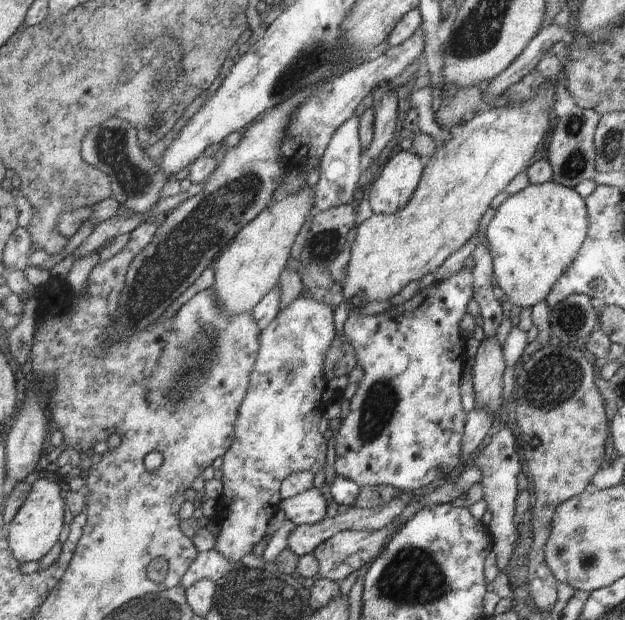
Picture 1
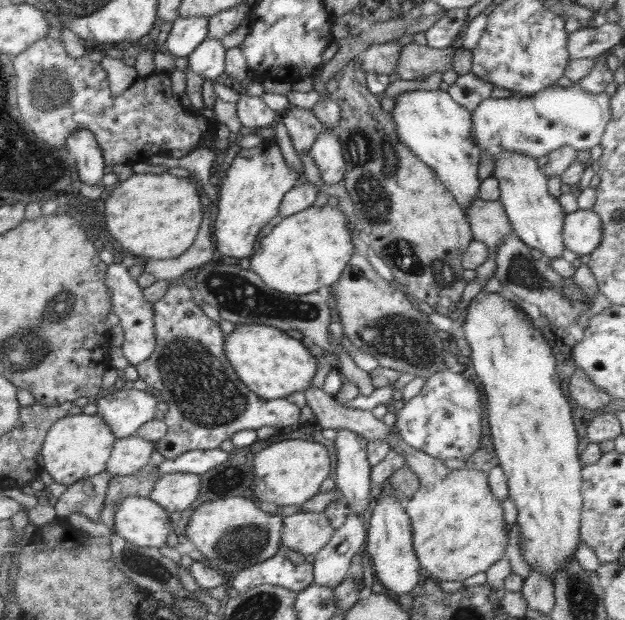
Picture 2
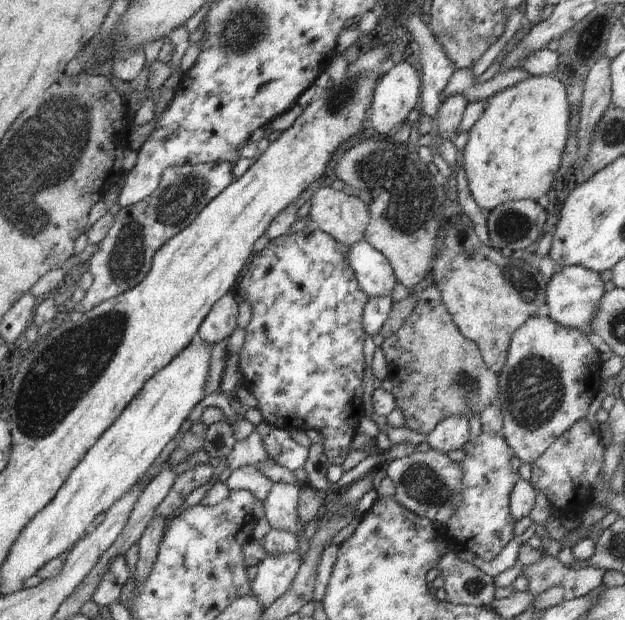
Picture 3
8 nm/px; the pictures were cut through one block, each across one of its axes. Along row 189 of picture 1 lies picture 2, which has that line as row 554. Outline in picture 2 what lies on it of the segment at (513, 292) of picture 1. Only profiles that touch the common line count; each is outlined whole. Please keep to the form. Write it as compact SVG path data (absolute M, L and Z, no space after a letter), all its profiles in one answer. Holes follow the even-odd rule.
M480 291L467 306L468 311L464 318L462 328L464 330L465 338L468 341L468 346L472 350L472 354L468 360L471 374L476 372L479 380L484 386L484 394L486 394L485 410L488 412L488 422L490 425L490 436L492 444L494 444L495 453L498 457L499 465L504 469L506 475L506 483L508 483L508 498L510 497L517 506L518 516L516 522L520 527L520 539L522 539L522 549L524 549L524 559L528 561L530 568L536 567L542 573L546 573L550 579L554 578L554 573L560 569L560 565L568 559L576 558L580 542L580 521L583 505L582 496L582 478L581 468L583 464L580 462L578 455L578 435L576 433L576 426L574 425L574 418L572 417L572 406L568 398L562 393L560 387L560 378L556 373L556 358L552 353L552 348L548 345L548 341L544 336L536 330L536 326L532 323L532 319L514 300L507 298L505 293L494 293L487 291Z

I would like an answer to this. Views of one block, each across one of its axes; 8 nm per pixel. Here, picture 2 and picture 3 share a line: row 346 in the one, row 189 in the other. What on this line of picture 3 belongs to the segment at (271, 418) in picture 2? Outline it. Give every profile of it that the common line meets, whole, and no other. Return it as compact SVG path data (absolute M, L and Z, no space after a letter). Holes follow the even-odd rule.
M222 161L195 165L183 164L166 168L161 174L158 188L148 198L115 211L114 222L108 234L102 242L97 244L98 249L89 258L90 266L88 266L87 272L92 274L93 284L87 290L86 296L74 305L73 310L82 312L82 314L87 313L97 304L113 299L115 296L139 285L152 268L156 252L175 234L182 232L189 224L192 224L192 221L202 212L202 209L206 208L208 203L214 200L229 184L232 184L232 181L235 180L232 177L233 165L228 161Z

